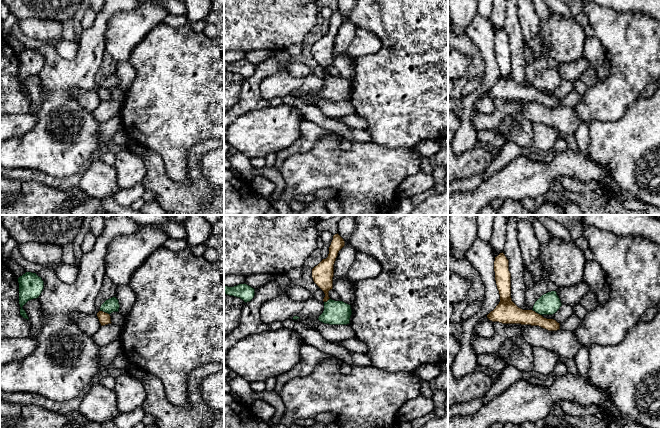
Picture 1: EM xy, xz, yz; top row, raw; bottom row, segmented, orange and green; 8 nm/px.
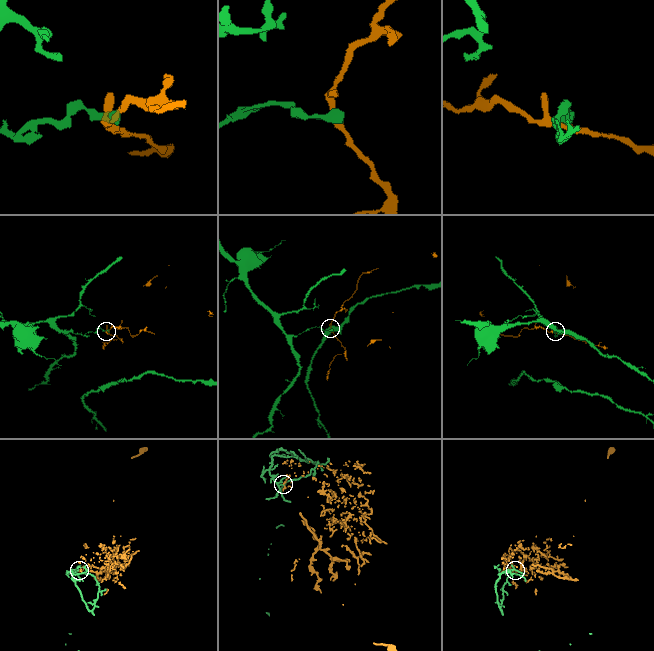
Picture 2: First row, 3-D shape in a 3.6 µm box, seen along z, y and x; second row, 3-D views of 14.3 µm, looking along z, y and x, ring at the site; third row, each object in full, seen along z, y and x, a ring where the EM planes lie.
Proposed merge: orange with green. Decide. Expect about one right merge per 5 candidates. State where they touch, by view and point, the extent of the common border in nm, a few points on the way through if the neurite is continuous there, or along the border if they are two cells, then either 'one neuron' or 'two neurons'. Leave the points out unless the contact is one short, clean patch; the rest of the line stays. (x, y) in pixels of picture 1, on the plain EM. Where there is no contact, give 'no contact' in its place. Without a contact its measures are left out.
meets orange in xy at (104, 88); contact 90 nm long; border along xy (100, 86), (109, 90); two neurons

